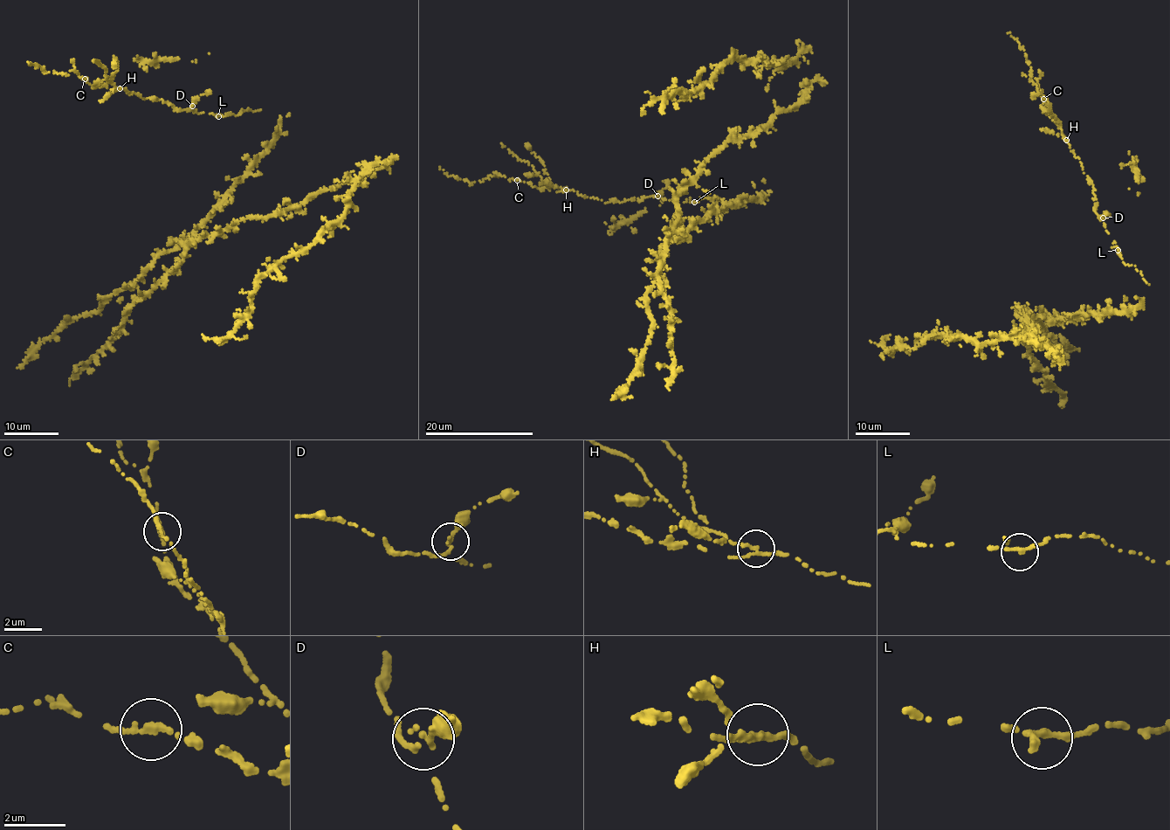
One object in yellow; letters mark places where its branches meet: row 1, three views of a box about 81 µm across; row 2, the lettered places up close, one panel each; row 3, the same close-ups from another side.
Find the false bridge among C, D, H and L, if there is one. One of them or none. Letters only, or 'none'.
H

